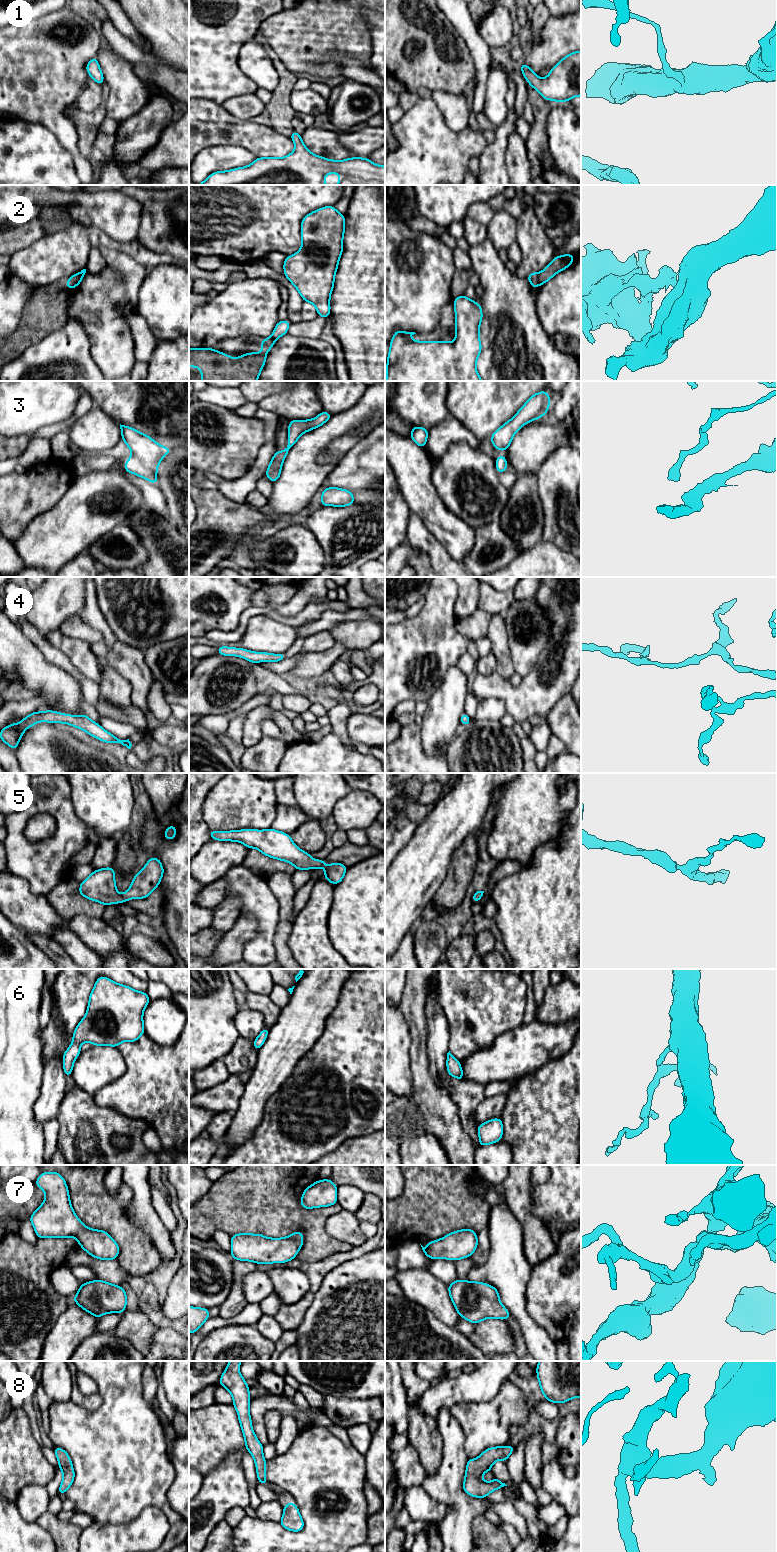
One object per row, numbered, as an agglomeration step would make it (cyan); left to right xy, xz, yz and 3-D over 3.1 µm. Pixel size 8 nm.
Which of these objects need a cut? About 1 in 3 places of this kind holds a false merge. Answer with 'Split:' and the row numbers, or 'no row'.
Split: 2

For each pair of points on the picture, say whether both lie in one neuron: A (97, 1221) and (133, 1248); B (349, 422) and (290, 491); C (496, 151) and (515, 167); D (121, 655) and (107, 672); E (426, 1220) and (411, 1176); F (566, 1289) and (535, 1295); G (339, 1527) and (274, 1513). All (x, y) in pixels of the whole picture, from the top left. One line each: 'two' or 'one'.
A: one
B: one
C: two
D: two
E: one
F: one
G: two

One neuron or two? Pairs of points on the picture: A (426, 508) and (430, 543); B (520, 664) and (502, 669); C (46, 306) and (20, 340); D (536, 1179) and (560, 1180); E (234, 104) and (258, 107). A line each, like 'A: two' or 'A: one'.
A: two
B: two
C: one
D: two
E: one

